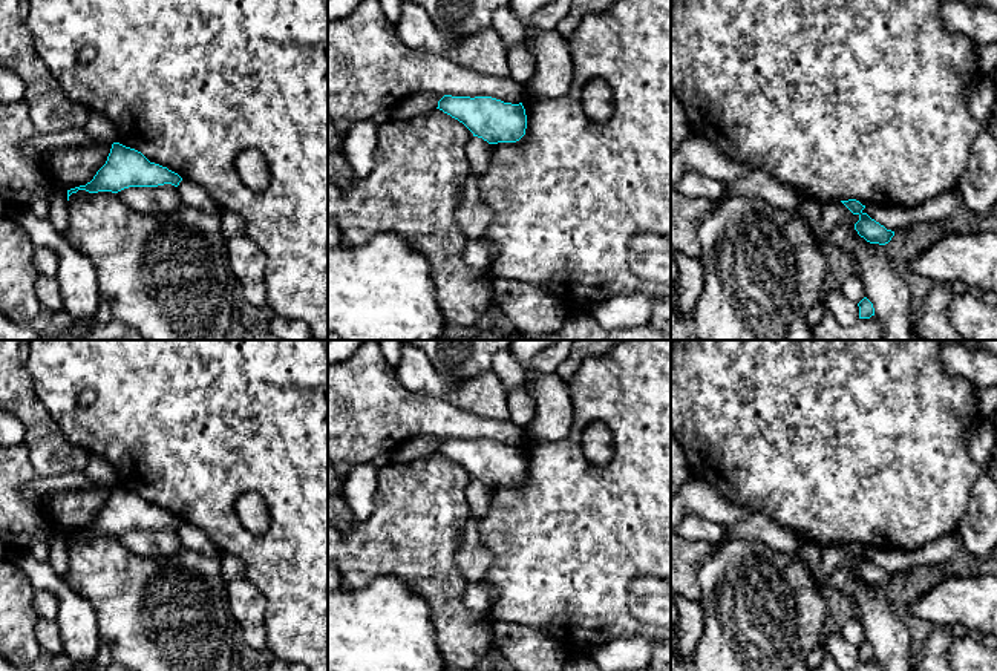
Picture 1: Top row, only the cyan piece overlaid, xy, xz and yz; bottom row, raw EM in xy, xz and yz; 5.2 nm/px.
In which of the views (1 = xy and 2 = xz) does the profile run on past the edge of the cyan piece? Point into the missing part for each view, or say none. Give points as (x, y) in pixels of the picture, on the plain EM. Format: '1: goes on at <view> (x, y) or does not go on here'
1: does not go on here
2: does not go on here

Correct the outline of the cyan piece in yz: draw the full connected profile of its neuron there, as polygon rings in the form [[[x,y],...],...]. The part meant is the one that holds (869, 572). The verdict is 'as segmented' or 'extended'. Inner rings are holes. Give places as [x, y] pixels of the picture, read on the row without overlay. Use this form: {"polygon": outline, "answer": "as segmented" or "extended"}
{"polygon": [[[856,542],[841,544],[853,558],[859,559],[859,564],[855,567],[855,573],[861,581],[864,581],[870,587],[879,587],[885,588],[891,584],[894,579],[894,574],[887,573],[884,568],[871,562],[867,556],[862,553],[865,548],[862,548]]], "answer": "as segmented"}

